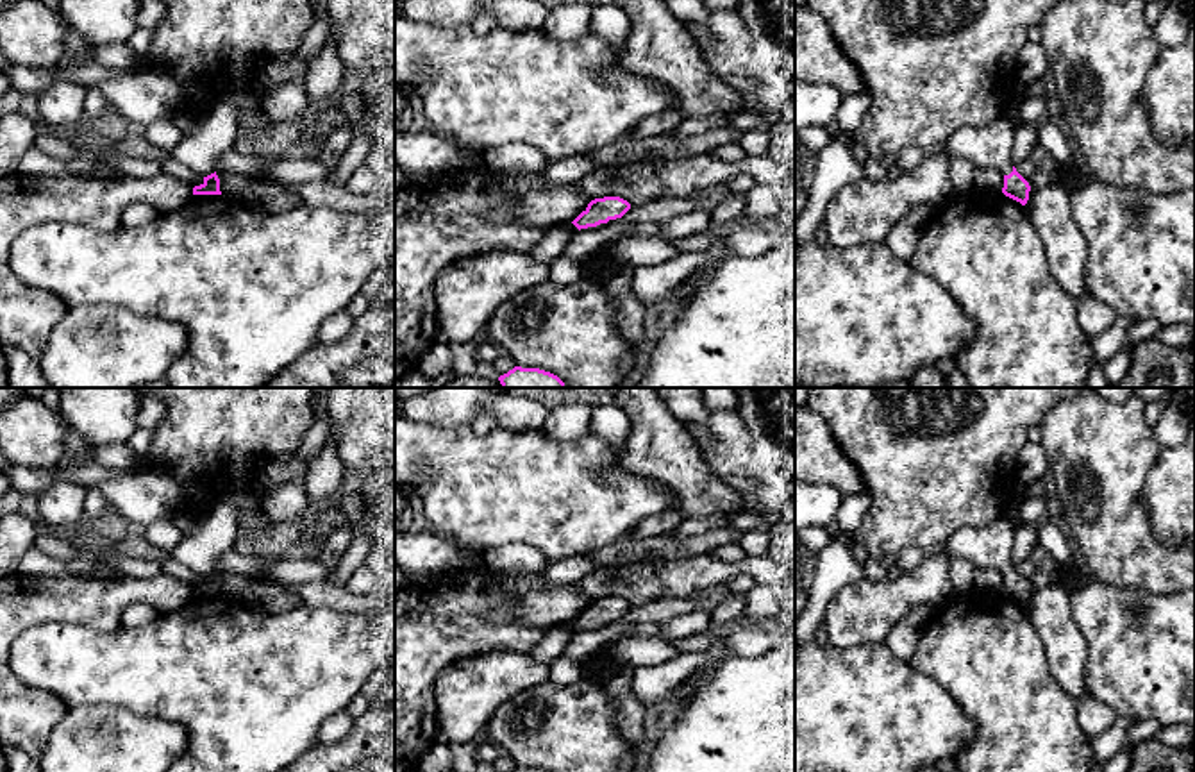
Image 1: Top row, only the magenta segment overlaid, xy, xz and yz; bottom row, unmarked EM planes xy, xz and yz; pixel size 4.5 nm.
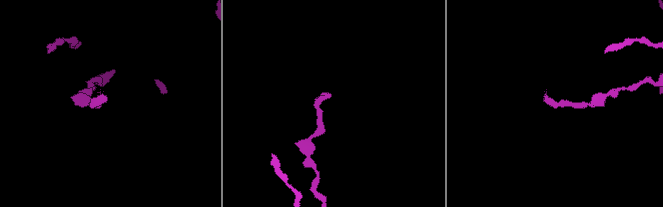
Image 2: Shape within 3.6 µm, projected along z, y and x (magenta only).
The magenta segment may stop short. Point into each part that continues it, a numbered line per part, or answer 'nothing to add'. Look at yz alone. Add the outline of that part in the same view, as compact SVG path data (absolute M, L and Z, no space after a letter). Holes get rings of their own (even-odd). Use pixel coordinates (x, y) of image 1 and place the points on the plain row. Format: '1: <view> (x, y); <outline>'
1: yz (990, 547); M1006 511L990 525L965 527L956 531L945 543L943 552L970 561L977 570L1013 572L1015 527Z

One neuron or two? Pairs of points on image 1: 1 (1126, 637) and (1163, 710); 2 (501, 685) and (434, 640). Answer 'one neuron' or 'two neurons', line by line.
1: one neuron
2: two neurons

